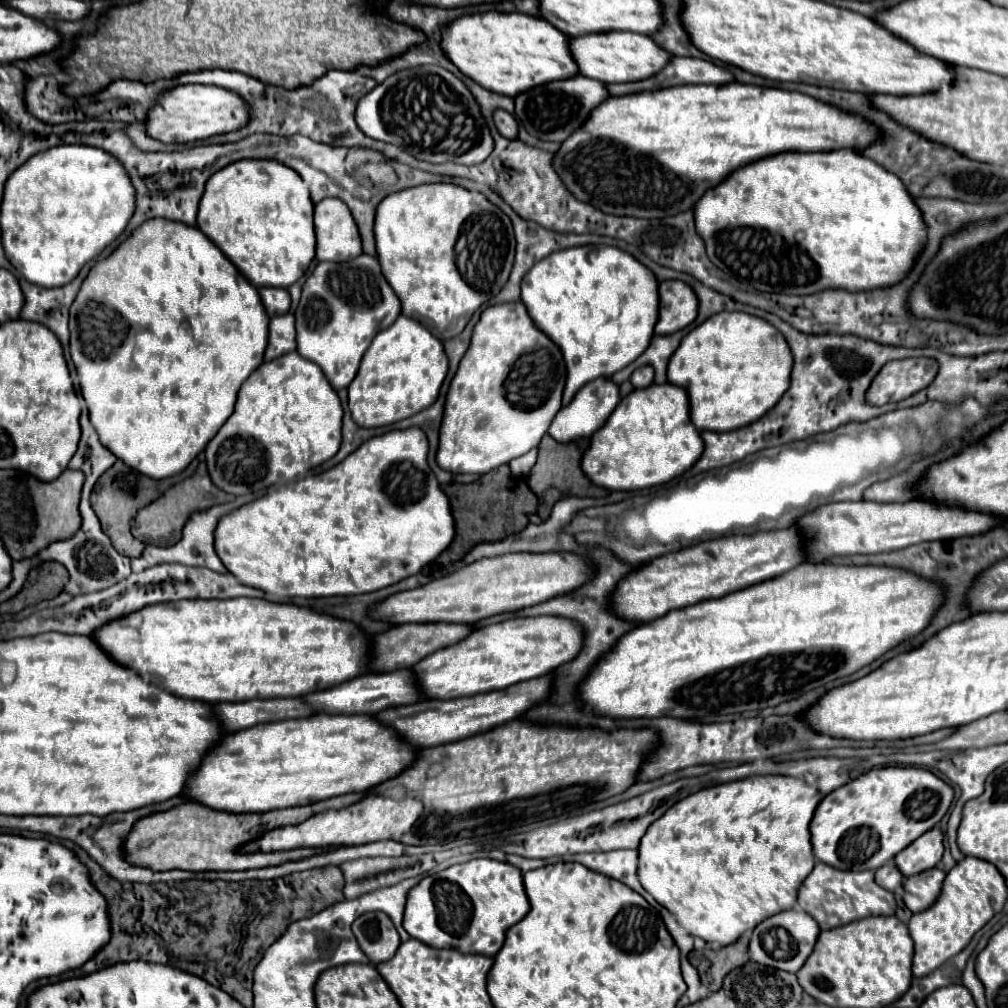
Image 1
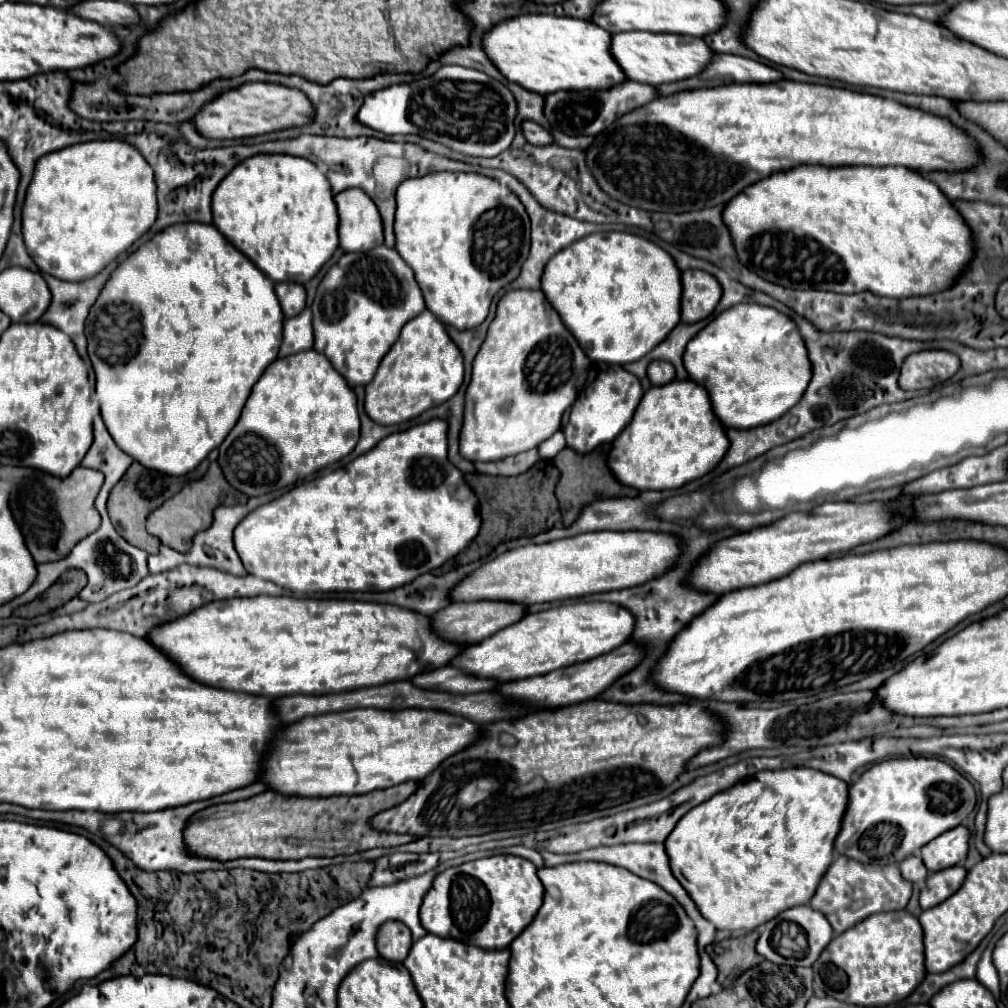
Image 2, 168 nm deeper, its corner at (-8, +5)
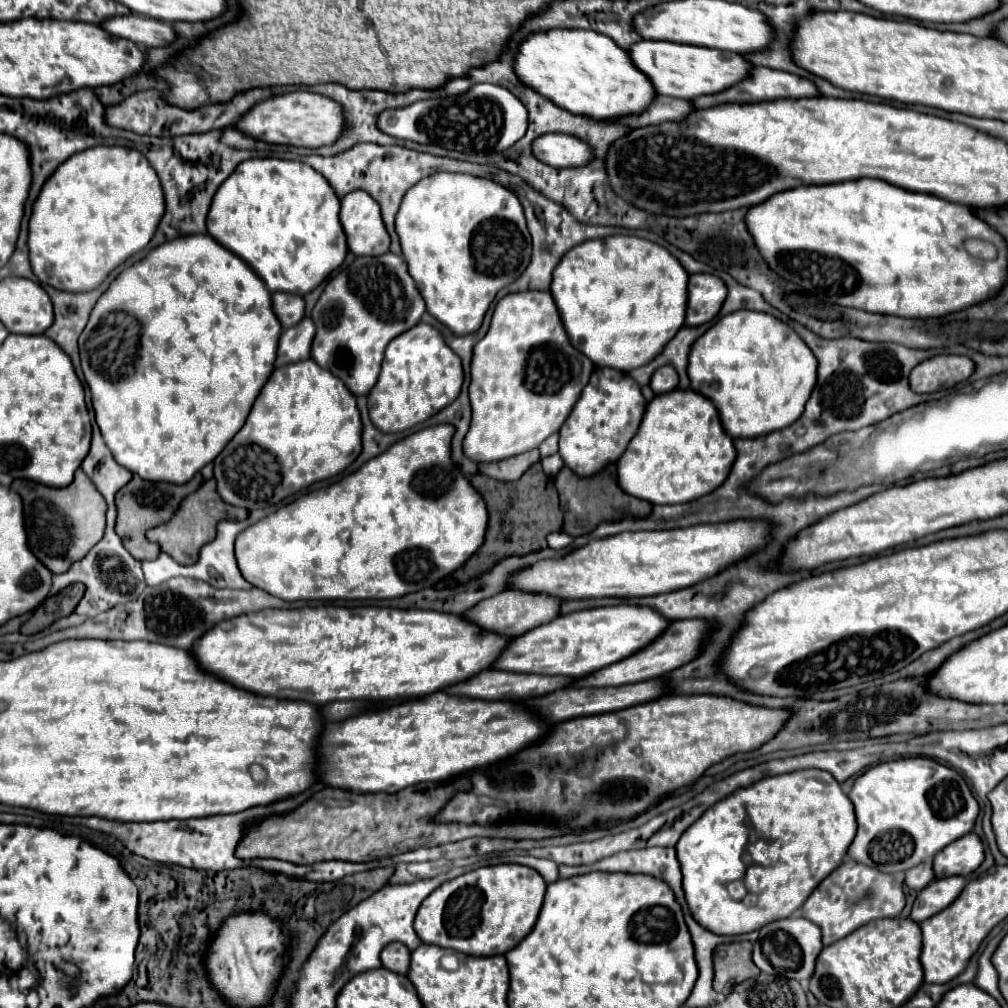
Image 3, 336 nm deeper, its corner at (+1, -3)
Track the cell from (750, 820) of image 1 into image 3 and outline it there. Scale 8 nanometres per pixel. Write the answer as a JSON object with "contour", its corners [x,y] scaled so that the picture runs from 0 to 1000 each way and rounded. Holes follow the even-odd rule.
{"contour":[[[789,764],[757,772],[705,800],[672,835],[678,883],[688,911],[709,927],[741,927],[771,911],[785,909],[830,859],[848,831],[844,794],[820,764]]]}

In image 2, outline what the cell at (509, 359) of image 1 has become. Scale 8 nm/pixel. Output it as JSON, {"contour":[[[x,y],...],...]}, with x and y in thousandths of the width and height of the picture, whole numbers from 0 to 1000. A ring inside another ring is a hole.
{"contour":[[[506,288],[494,300],[482,337],[470,359],[468,377],[460,395],[460,421],[456,427],[456,452],[466,458],[488,458],[532,444],[544,437],[558,421],[558,411],[571,397],[583,373],[585,357],[573,337],[562,327],[552,308],[544,302],[538,288]]]}

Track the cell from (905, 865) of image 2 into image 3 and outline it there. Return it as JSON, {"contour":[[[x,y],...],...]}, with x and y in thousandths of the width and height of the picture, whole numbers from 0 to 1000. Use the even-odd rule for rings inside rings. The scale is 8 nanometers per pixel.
{"contour":[[[922,853],[910,857],[898,867],[898,877],[910,885],[916,883],[924,873],[926,873],[926,857]]]}

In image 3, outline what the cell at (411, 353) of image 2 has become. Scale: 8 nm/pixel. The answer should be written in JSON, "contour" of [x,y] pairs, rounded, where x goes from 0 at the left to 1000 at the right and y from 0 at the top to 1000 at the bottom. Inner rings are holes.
{"contour":[[[416,319],[390,335],[382,347],[380,365],[366,391],[366,413],[378,429],[400,429],[422,419],[447,401],[459,383],[457,355],[441,341],[439,333],[426,321]]]}

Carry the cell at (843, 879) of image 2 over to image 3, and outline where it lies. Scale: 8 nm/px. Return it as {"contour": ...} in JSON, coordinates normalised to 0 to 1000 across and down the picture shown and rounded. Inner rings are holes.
{"contour":[[[840,851],[830,863],[826,863],[801,891],[795,899],[795,905],[801,913],[811,917],[816,927],[816,938],[822,938],[856,917],[872,911],[888,911],[898,899],[896,875],[884,867],[866,863],[846,851]]]}

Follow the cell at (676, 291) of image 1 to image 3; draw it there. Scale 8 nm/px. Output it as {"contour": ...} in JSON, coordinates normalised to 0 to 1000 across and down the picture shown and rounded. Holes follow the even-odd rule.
{"contour":[[[686,272],[680,321],[693,323],[707,317],[713,312],[719,296],[721,296],[721,284],[713,274]]]}

